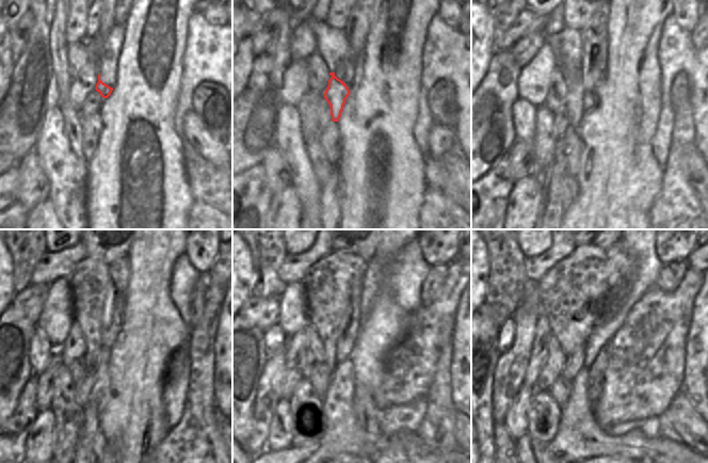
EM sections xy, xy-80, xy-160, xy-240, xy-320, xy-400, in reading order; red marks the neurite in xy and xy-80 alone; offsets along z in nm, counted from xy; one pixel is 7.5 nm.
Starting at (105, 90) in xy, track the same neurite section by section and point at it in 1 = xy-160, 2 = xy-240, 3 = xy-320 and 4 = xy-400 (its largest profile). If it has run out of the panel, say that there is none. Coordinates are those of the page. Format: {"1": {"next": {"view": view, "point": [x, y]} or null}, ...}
{"1": {"next": {"view": "xy-160", "point": [577, 101]}}, "2": {"next": {"view": "xy-240", "point": [100, 386]}}, "3": {"next": {"view": "xy-320", "point": [342, 434]}}, "4": {"next": {"view": "xy-400", "point": [579, 436]}}}

